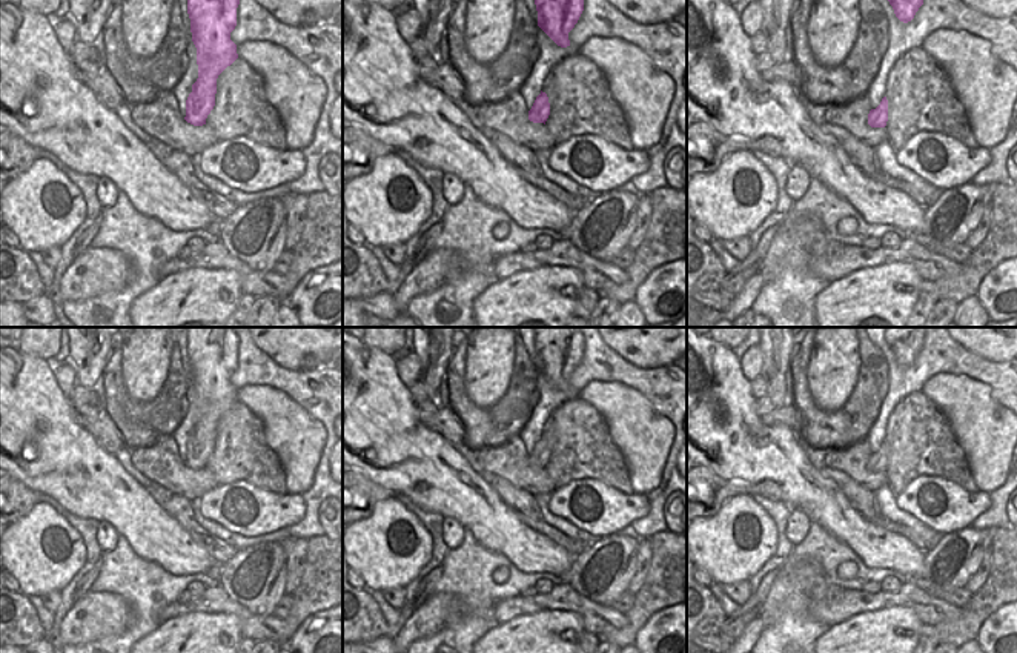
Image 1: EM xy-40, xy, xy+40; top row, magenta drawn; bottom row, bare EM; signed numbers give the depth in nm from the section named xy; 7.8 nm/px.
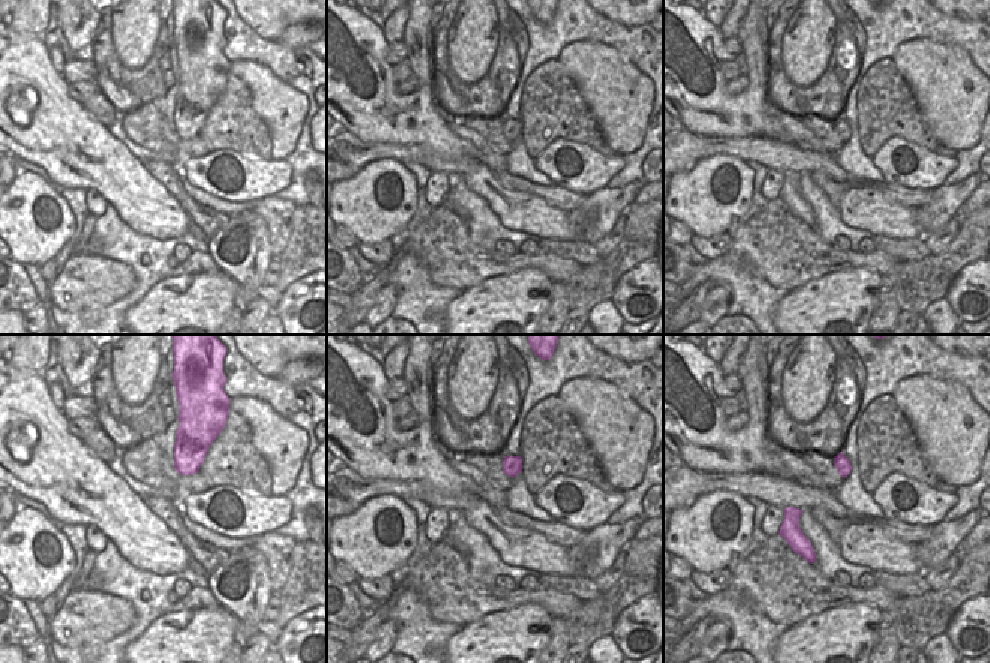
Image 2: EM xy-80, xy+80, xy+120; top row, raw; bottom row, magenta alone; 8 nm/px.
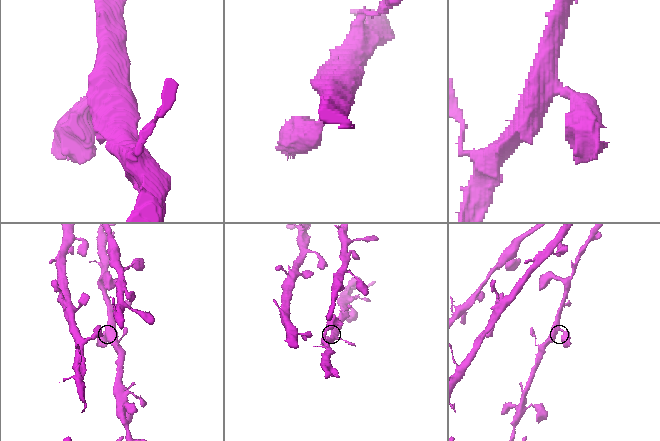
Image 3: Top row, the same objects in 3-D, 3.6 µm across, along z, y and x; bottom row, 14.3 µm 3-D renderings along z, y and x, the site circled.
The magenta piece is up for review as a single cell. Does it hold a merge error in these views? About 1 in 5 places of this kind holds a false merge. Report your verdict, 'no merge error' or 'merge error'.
no merge error

